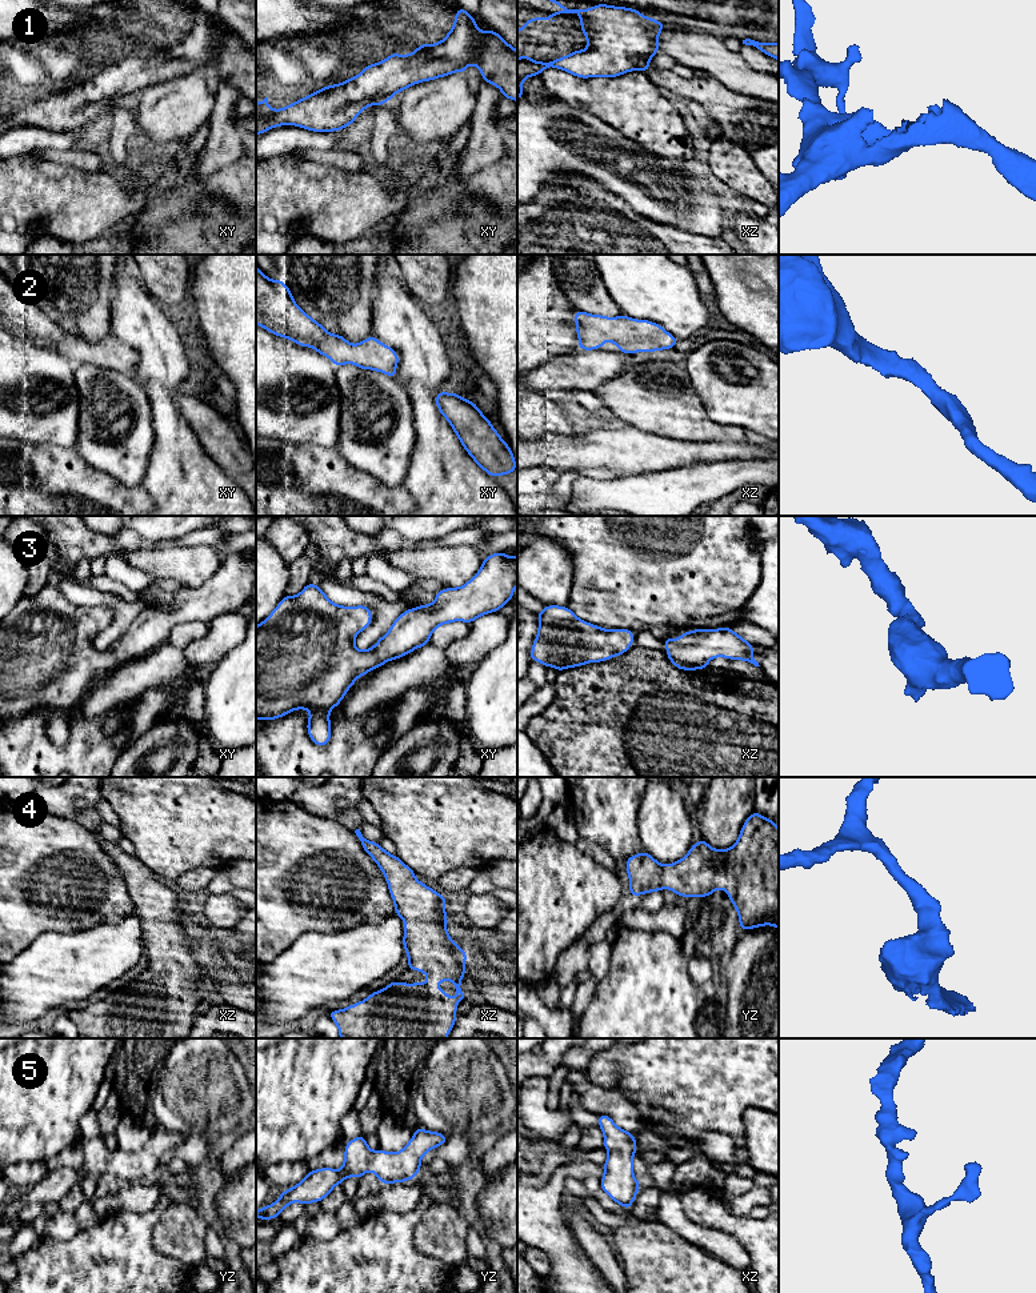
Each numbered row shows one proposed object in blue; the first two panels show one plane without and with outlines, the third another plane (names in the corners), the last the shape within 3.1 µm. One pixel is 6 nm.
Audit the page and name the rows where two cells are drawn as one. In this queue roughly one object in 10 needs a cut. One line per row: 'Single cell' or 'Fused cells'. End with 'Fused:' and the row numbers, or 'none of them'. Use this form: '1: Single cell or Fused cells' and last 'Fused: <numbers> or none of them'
1: Single cell
2: Single cell
3: Single cell
4: Single cell
5: Single cell
Fused: none of them

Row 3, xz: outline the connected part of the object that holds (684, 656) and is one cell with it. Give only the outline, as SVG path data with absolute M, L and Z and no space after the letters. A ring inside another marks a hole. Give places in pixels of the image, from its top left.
M731 627L688 631L679 639L664 639L663 643L668 650L667 657L677 669L707 669L713 657L744 660L760 666L752 657L753 644L740 637Z

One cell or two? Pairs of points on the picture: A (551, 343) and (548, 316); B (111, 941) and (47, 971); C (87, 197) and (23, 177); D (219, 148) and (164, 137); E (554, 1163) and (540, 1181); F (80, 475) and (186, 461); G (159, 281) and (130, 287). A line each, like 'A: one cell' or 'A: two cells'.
A: one cell
B: one cell
C: one cell
D: two cells
E: one cell
F: two cells
G: two cells

